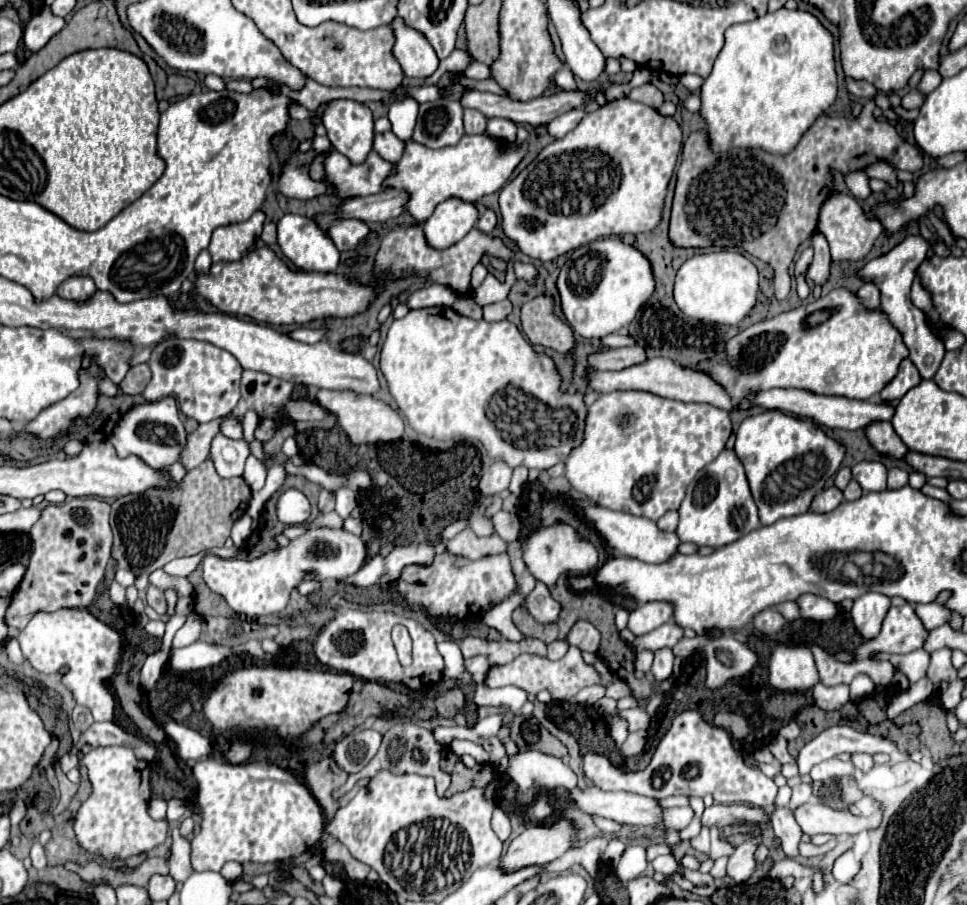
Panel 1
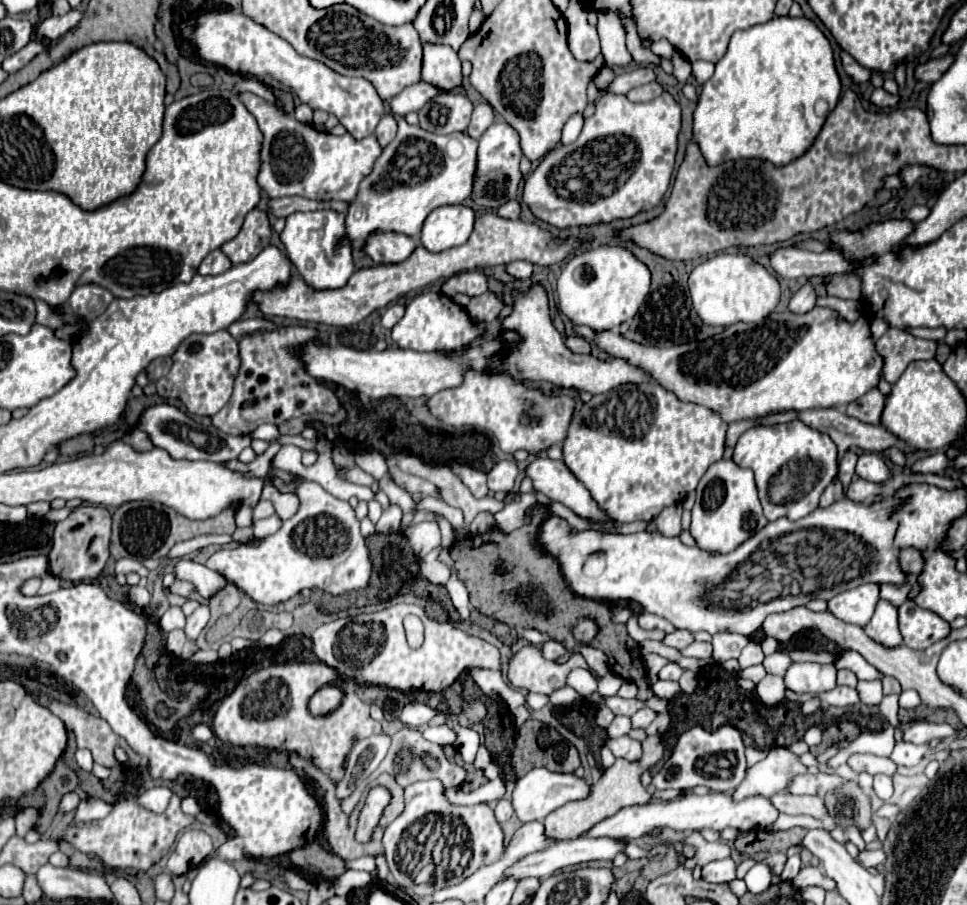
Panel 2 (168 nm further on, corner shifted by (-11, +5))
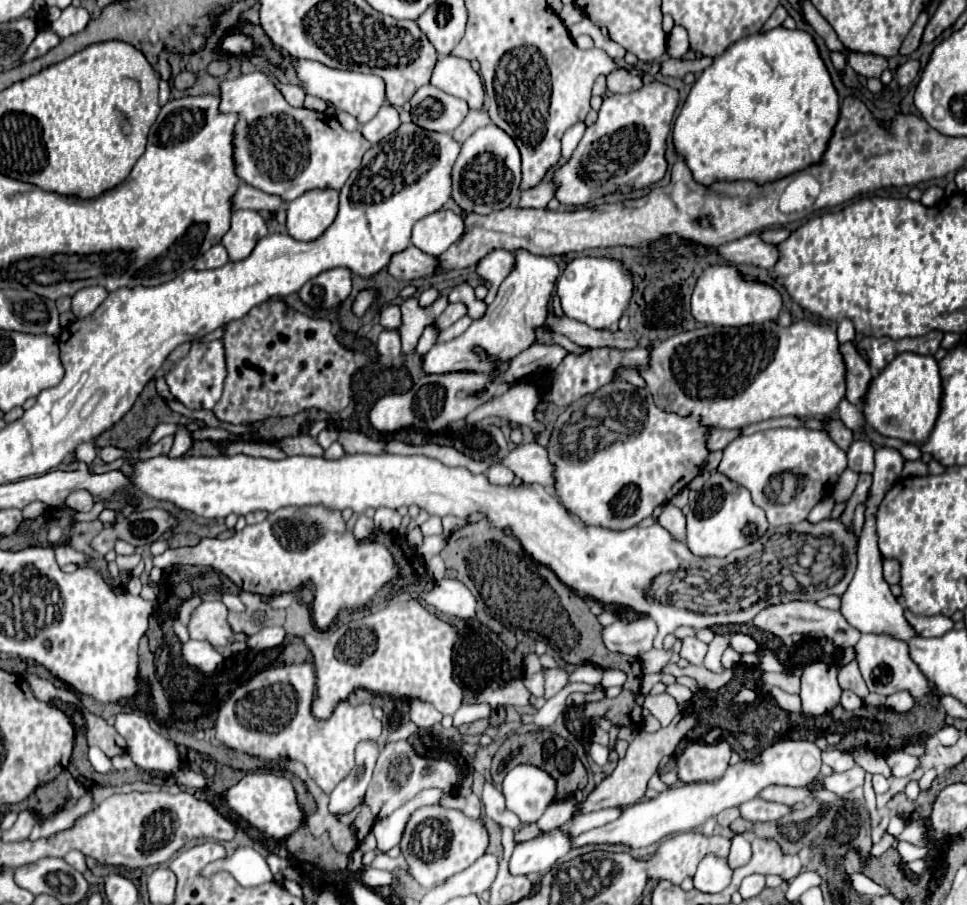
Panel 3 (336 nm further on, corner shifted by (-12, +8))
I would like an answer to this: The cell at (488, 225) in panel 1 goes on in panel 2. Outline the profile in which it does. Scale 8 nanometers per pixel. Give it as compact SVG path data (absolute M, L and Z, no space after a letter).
M510 201L510 203L504 203L496 213L500 217L506 217L506 219L518 219L520 217L520 211L522 211L520 203L518 201Z

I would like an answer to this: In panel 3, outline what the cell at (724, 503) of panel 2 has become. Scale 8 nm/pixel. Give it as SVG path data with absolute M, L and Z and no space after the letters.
M713 472L703 484L687 514L687 546L695 556L727 556L763 536L767 530L765 512L753 504L747 488L727 480L721 472Z

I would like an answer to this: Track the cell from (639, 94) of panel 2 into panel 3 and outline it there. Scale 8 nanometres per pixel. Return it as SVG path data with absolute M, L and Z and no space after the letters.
M617 70L613 74L607 76L607 88L609 92L617 92L617 94L627 94L627 92L635 92L643 86L643 80L639 76L629 74L627 70Z

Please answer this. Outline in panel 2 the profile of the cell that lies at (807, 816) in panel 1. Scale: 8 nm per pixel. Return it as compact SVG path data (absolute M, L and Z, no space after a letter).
M778 793L770 801L772 801L772 805L780 813L788 813L788 815L812 815L816 819L826 819L828 817L824 801L820 797L814 797L814 795Z

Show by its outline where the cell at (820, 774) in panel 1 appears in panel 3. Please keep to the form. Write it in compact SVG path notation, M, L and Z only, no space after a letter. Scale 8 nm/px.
M891 752L887 758L887 766L891 768L891 776L901 778L901 776L909 776L915 768L917 768L917 758L909 756L905 752Z

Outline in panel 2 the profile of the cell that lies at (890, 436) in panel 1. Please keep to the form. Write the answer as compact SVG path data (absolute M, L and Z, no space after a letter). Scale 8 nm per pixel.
M874 387L866 395L852 401L846 407L846 415L856 417L856 419L870 423L870 425L880 425L880 415L882 415L884 403L886 403L886 397L880 393L878 387Z

